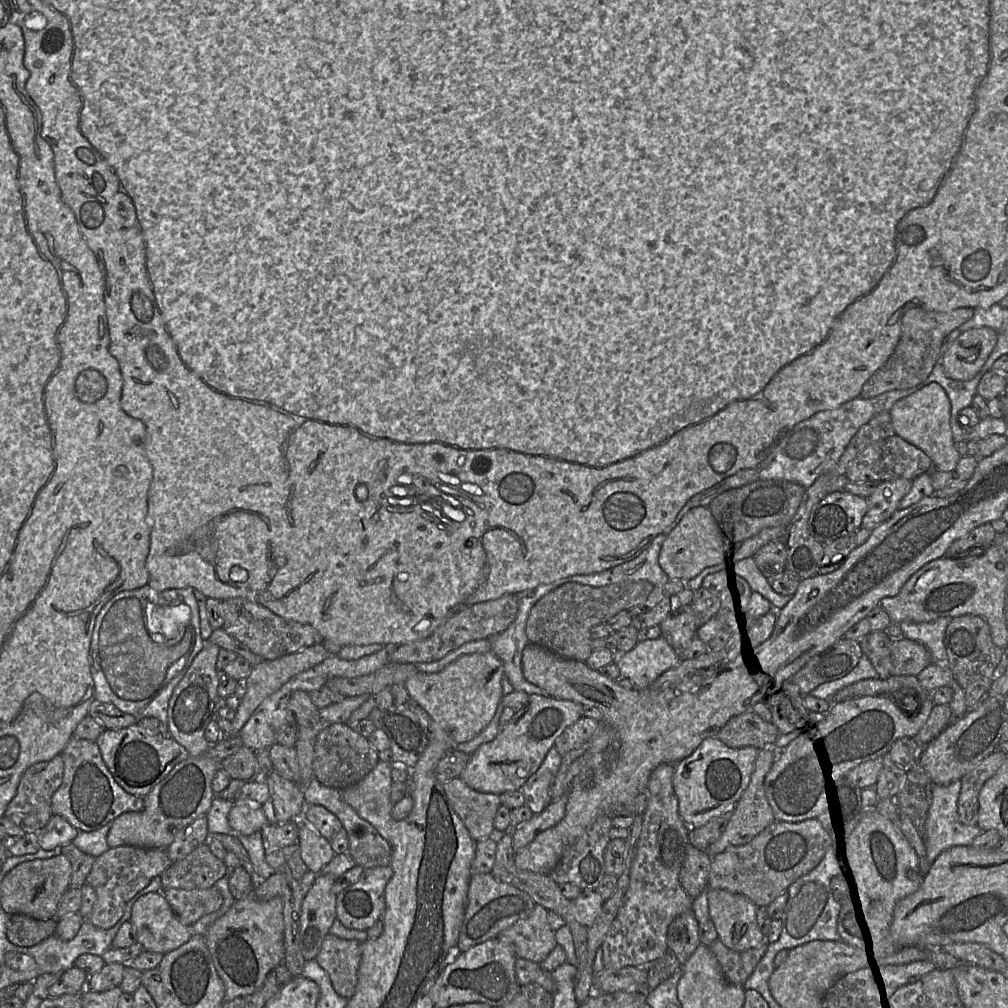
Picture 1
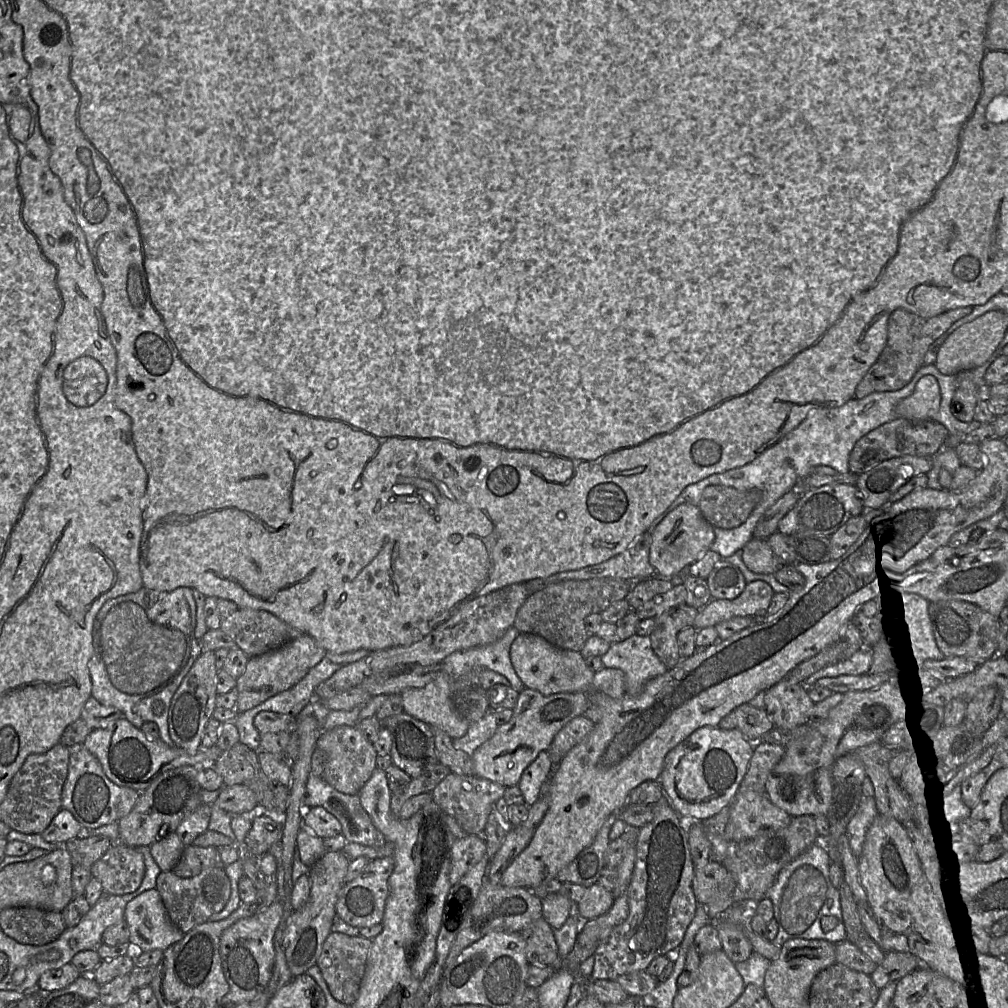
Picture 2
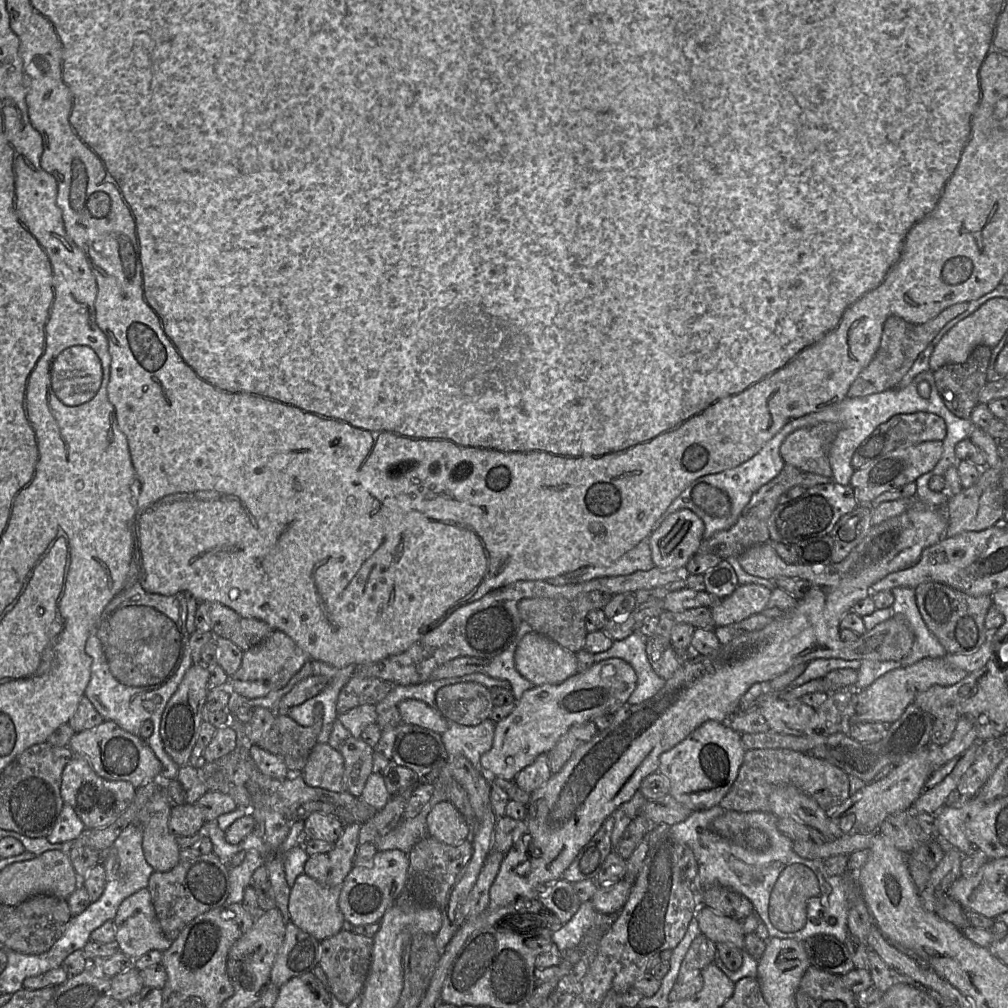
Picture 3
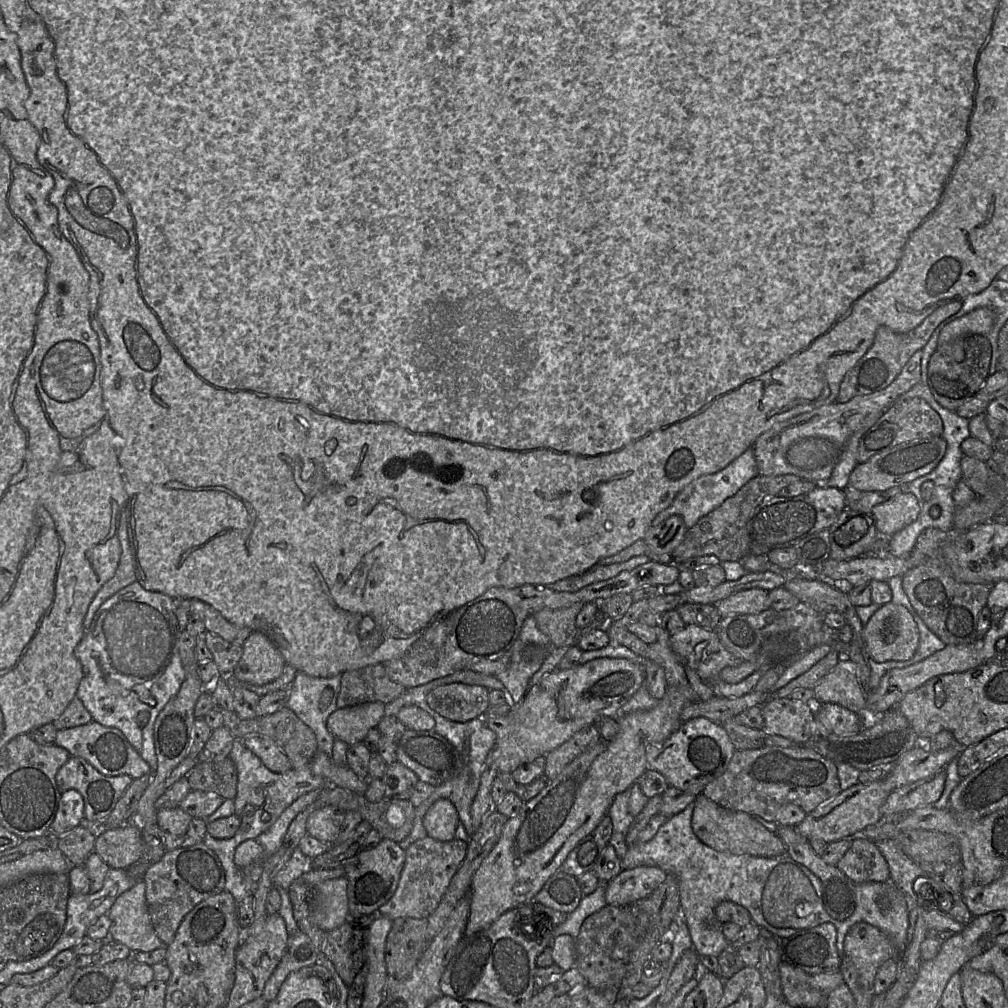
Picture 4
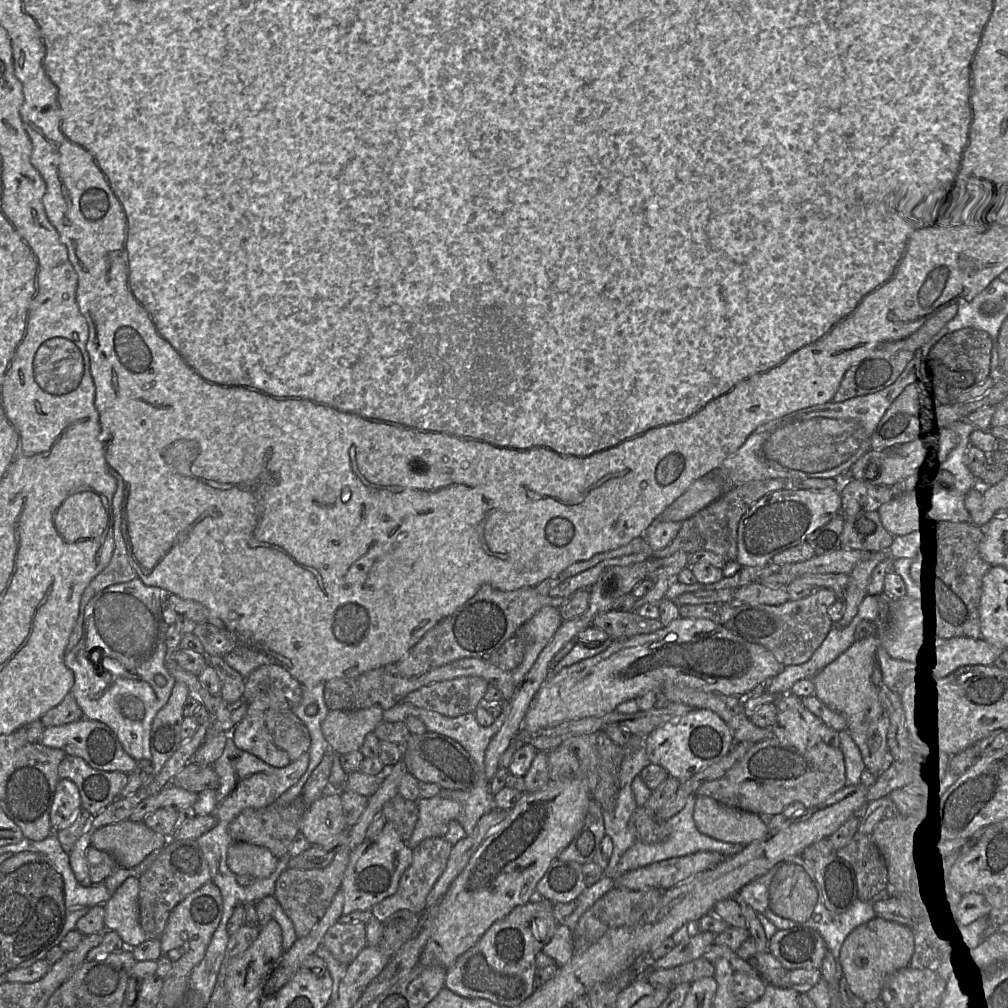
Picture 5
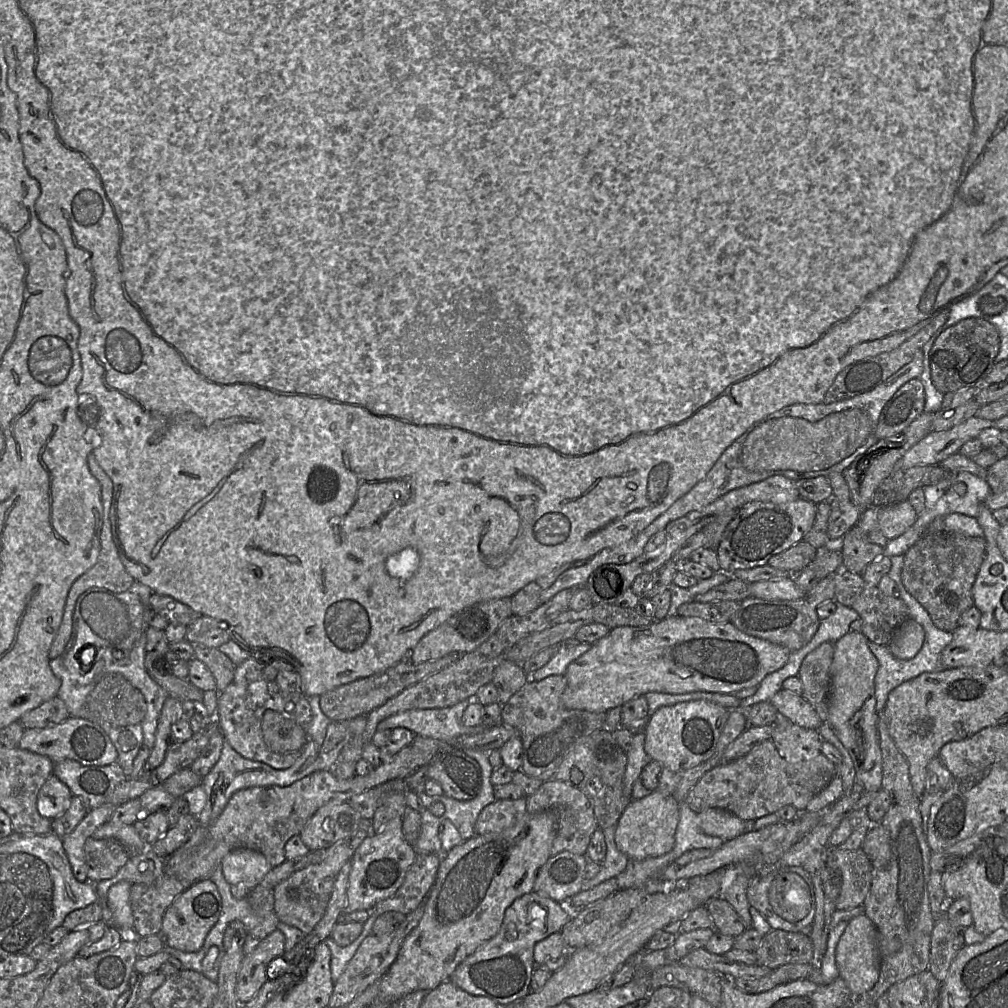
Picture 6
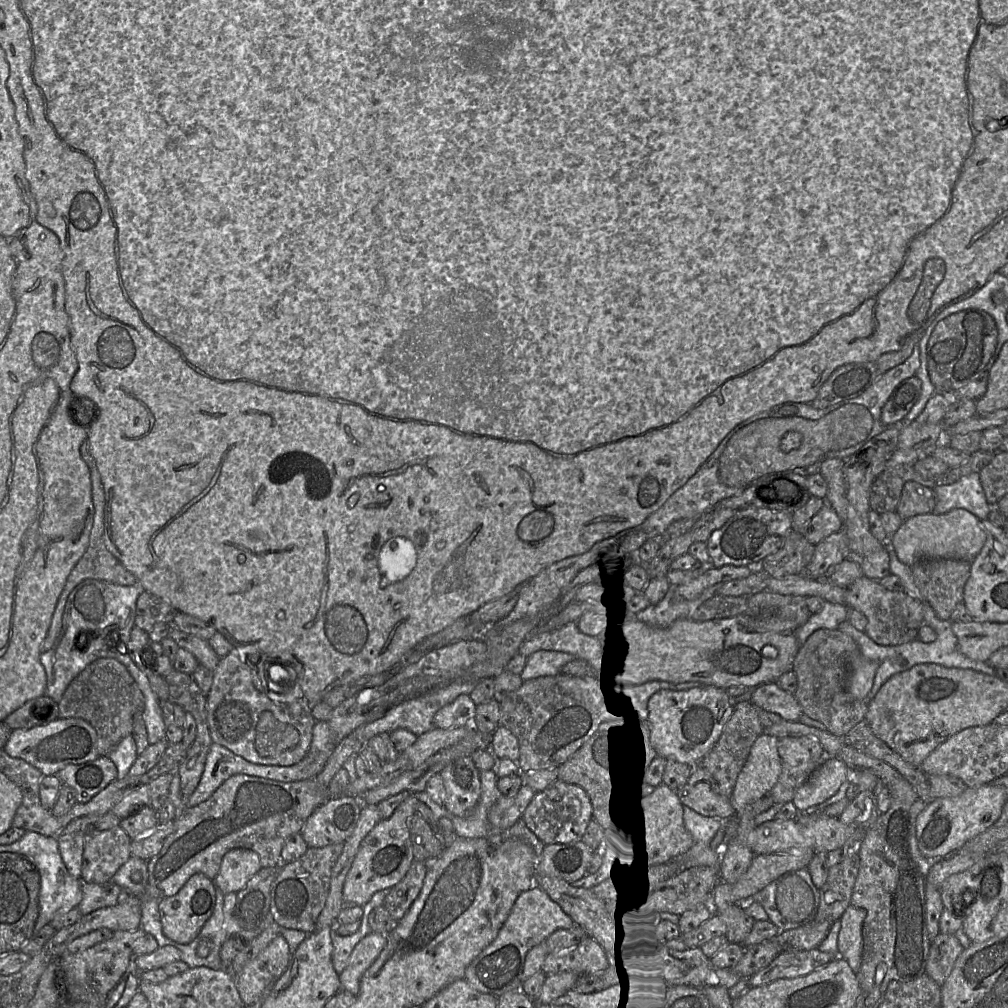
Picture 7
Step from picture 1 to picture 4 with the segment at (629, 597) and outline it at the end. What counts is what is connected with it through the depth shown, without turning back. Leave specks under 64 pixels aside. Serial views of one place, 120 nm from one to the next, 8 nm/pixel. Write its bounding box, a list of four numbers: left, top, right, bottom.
[532,603,585,647]

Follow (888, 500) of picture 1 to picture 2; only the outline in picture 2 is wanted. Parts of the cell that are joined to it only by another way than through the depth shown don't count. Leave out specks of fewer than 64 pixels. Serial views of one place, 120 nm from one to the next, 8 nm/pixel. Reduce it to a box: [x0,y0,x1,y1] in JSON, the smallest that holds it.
[855,456,932,513]

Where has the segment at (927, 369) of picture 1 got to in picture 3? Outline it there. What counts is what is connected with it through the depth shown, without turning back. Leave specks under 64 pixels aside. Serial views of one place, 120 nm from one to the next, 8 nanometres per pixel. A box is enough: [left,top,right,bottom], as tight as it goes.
[846,302,968,397]

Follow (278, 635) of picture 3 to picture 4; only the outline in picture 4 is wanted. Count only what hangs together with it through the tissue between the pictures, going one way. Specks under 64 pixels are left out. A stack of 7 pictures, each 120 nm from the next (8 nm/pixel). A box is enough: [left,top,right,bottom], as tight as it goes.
[224,631,286,685]

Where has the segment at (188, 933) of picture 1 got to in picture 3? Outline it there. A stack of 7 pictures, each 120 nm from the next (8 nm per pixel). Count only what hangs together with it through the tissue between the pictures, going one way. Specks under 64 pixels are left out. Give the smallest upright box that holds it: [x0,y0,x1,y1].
[113,888,172,959]

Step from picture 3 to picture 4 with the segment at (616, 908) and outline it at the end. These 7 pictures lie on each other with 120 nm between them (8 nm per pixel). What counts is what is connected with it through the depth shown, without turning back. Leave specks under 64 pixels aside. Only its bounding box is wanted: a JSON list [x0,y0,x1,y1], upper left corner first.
[606,866,667,906]

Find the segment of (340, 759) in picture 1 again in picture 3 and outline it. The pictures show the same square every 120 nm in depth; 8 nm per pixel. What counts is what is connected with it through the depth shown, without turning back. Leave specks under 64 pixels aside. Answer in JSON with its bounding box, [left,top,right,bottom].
[338,736,374,798]

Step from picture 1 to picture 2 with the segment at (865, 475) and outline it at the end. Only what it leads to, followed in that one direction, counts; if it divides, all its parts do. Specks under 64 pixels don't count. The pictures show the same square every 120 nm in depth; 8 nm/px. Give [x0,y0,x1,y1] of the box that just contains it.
[849,418,948,475]

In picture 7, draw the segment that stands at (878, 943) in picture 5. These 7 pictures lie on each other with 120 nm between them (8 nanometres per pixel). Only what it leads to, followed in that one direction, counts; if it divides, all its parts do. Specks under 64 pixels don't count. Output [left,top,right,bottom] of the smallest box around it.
[837,905,866,975]

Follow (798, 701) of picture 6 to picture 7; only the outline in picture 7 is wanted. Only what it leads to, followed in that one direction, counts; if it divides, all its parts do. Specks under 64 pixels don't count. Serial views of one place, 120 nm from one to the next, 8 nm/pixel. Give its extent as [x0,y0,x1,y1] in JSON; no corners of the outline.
[749,682,803,721]

